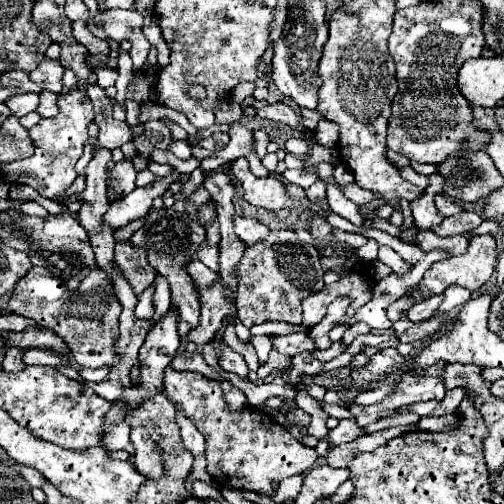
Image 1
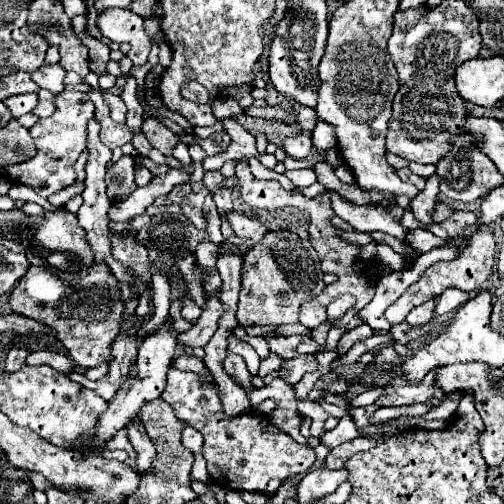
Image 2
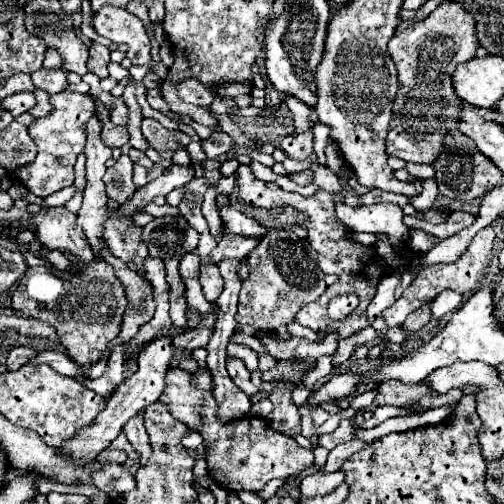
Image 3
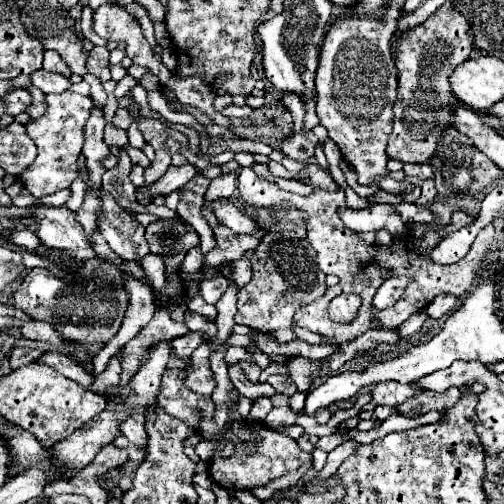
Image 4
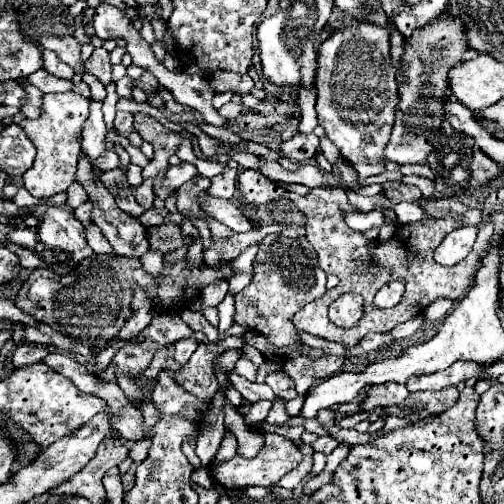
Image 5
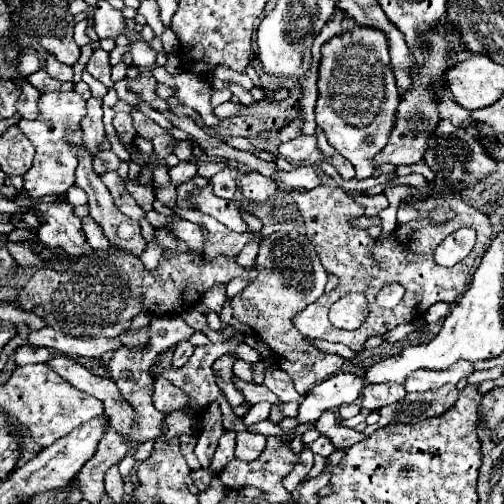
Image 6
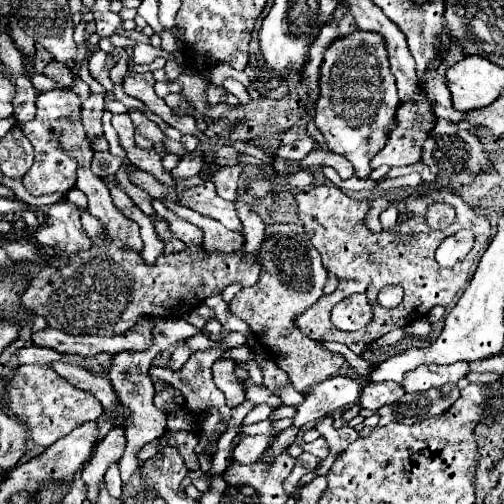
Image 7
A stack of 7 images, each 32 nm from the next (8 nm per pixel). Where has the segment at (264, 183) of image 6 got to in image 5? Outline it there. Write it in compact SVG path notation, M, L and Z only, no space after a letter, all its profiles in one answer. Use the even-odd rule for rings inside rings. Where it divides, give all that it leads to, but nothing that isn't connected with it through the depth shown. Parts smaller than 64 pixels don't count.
M242 170L240 178L238 178L238 190L246 198L246 202L250 202L250 204L260 206L260 204L267 204L286 197L298 206L300 212L304 212L304 216L306 216L306 238L310 240L310 244L318 252L318 260L320 260L322 270L326 274L336 274L340 278L340 284L336 288L328 290L318 300L304 306L300 312L296 312L292 322L300 332L310 332L312 336L320 336L320 338L330 342L345 344L348 348L356 346L368 332L390 332L400 322L406 322L414 316L424 314L424 310L436 298L462 300L464 292L468 292L468 288L472 288L476 268L480 268L480 260L486 256L488 248L492 246L492 238L494 238L492 222L488 222L480 210L468 208L454 198L430 198L430 200L426 200L426 204L422 206L424 214L426 214L424 220L404 224L402 228L398 228L394 232L394 236L390 240L376 242L376 240L368 240L364 236L364 232L352 230L344 222L346 214L360 212L360 210L348 202L346 190L342 190L342 186L314 188L306 196L300 196L300 194L282 189L276 185L275 181L262 176L256 170ZM438 214L444 214L444 218L440 218ZM450 214L458 214L462 218L464 226L476 226L478 238L476 238L476 244L474 244L470 256L466 256L460 264L446 268L446 266L440 266L434 262L432 252L444 240L444 236L448 232L458 228L458 220L454 220ZM390 280L402 280L406 284L406 292L394 308L380 310L374 306L374 296ZM346 292L358 292L364 296L364 318L360 320L358 326L354 326L350 330L338 328L328 320L328 306L338 296L342 296Z

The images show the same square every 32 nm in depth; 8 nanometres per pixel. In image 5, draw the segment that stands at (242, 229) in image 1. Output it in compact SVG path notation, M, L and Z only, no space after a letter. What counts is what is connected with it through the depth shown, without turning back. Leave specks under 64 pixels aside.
M204 192L200 198L200 210L206 212L208 216L216 218L218 222L226 224L230 230L234 232L248 232L252 230L252 224L246 220L246 216L240 212L240 208L236 208L236 204L232 200L224 200L224 198L214 198L208 192Z

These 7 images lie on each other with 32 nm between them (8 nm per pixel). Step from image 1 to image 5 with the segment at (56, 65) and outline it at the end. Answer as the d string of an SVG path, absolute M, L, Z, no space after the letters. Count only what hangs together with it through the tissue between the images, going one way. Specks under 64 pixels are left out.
M46 70L34 72L34 74L30 76L30 82L32 82L36 88L40 88L44 94L46 94L46 92L68 92L68 90L72 90L72 86L74 86L70 80L60 80L60 78L56 78L56 76L48 74Z

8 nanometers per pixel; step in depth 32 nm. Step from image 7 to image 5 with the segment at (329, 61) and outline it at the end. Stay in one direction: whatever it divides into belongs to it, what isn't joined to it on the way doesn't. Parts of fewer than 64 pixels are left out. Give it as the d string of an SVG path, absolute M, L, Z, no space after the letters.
M358 22L352 28L334 32L322 42L316 90L318 124L326 130L326 136L340 154L356 168L358 182L380 174L384 170L380 156L388 144L394 126L394 108L398 104L396 68L390 62L390 28Z

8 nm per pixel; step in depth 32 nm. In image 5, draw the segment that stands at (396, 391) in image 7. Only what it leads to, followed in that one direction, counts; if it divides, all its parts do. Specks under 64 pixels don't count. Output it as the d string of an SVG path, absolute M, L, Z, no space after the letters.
M386 382L386 384L374 384L366 388L366 398L360 404L362 410L372 412L376 408L382 406L392 406L392 404L400 404L400 400L404 400L410 392L406 390L404 384L396 384L396 382Z

